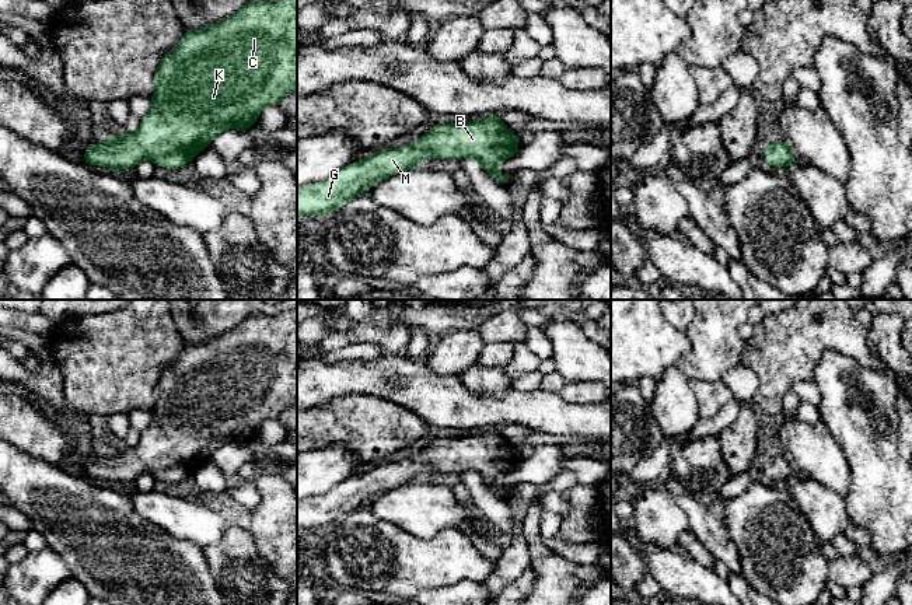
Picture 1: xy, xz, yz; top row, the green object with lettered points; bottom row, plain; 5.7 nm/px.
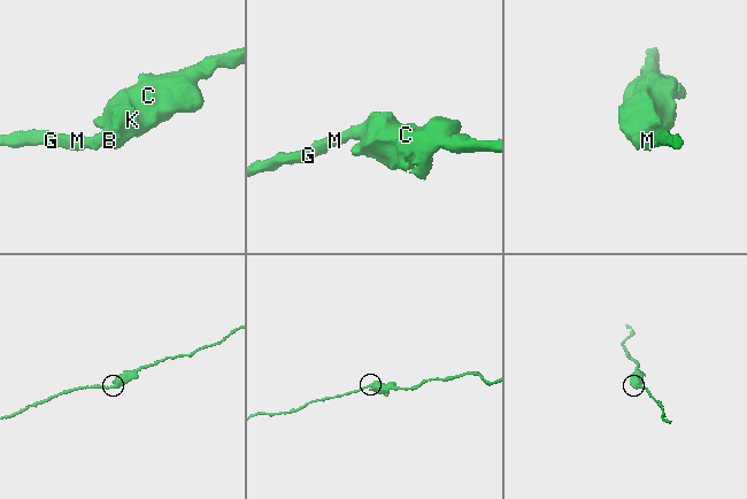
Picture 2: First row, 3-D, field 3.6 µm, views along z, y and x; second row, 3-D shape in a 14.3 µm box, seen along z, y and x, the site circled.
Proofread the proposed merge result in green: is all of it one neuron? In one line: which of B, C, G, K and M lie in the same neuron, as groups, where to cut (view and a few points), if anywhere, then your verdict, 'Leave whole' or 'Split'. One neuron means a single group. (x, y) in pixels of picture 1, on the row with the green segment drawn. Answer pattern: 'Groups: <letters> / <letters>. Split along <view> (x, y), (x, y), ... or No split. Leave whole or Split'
Groups: B C G K M. No split. Leave whole

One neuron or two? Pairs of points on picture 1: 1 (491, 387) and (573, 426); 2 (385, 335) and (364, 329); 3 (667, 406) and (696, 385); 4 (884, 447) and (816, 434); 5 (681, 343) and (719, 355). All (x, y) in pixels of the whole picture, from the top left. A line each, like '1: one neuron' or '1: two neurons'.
1: two neurons
2: one neuron
3: two neurons
4: two neurons
5: two neurons

